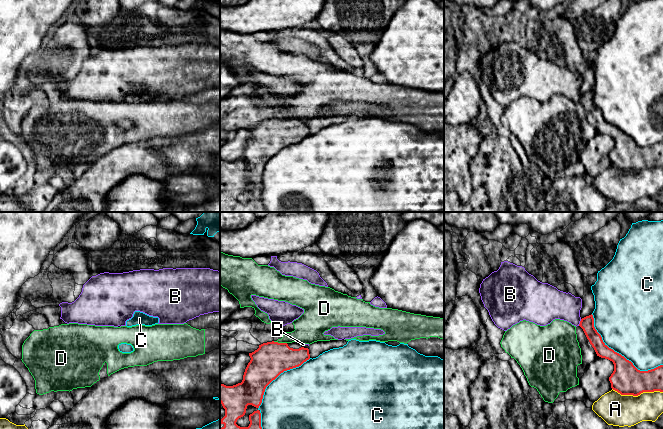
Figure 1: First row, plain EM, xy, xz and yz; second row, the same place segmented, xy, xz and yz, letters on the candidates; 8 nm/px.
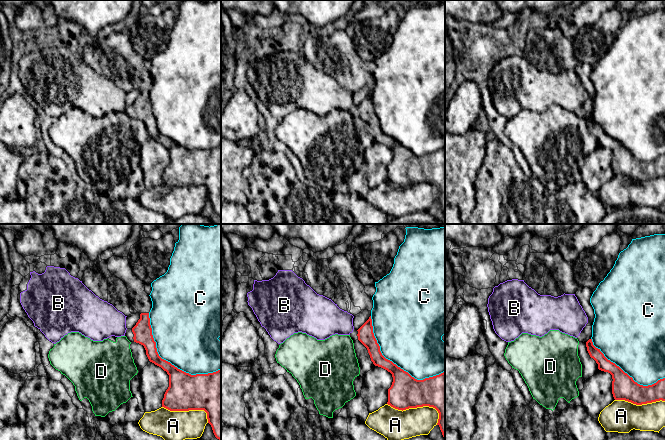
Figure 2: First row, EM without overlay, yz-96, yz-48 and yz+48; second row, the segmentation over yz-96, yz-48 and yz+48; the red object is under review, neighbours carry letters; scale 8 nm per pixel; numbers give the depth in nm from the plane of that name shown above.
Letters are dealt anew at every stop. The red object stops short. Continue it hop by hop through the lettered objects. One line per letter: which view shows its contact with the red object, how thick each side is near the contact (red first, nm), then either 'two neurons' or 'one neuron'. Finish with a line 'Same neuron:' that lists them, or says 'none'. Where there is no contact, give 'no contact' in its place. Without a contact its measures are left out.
A: contact in yz; calibres 240 and 260 nm; two neurons
B: contact in yz; calibres 110 and 240 nm; two neurons
C: contact in xz; calibres 280 and 480 nm; two neurons
D: contact in xz; calibres 280 and 220 nm; two neurons
Same neuron: none

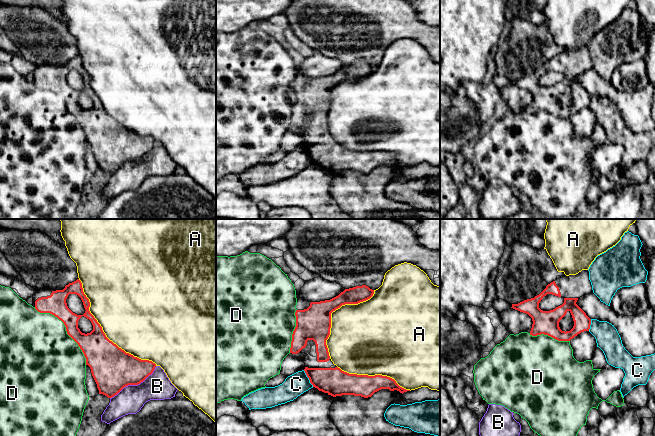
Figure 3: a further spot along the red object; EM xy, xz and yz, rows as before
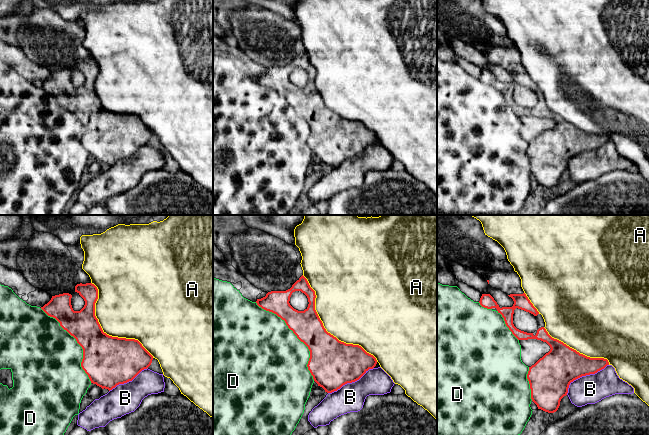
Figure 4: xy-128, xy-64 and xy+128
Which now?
A: contact in xy; calibres 300 and 500 nm; two neurons
B: contact in xy; calibres 340 and 220 nm; two neurons
C: contact in xz; calibres 220 and 180 nm; two neurons
D: contact in xy; calibres 200 and 480 nm; two neurons
Same neuron: none

